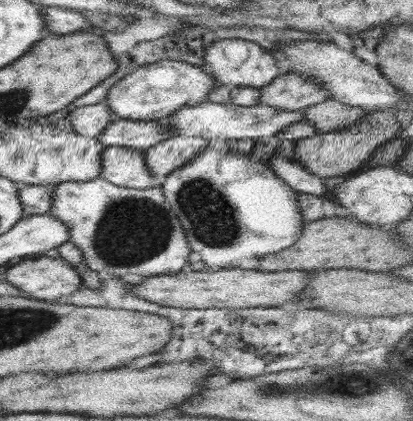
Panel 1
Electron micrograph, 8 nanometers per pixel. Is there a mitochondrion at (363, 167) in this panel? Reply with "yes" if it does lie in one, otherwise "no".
no

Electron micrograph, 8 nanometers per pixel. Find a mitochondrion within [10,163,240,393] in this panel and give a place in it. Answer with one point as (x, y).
(132, 231)

